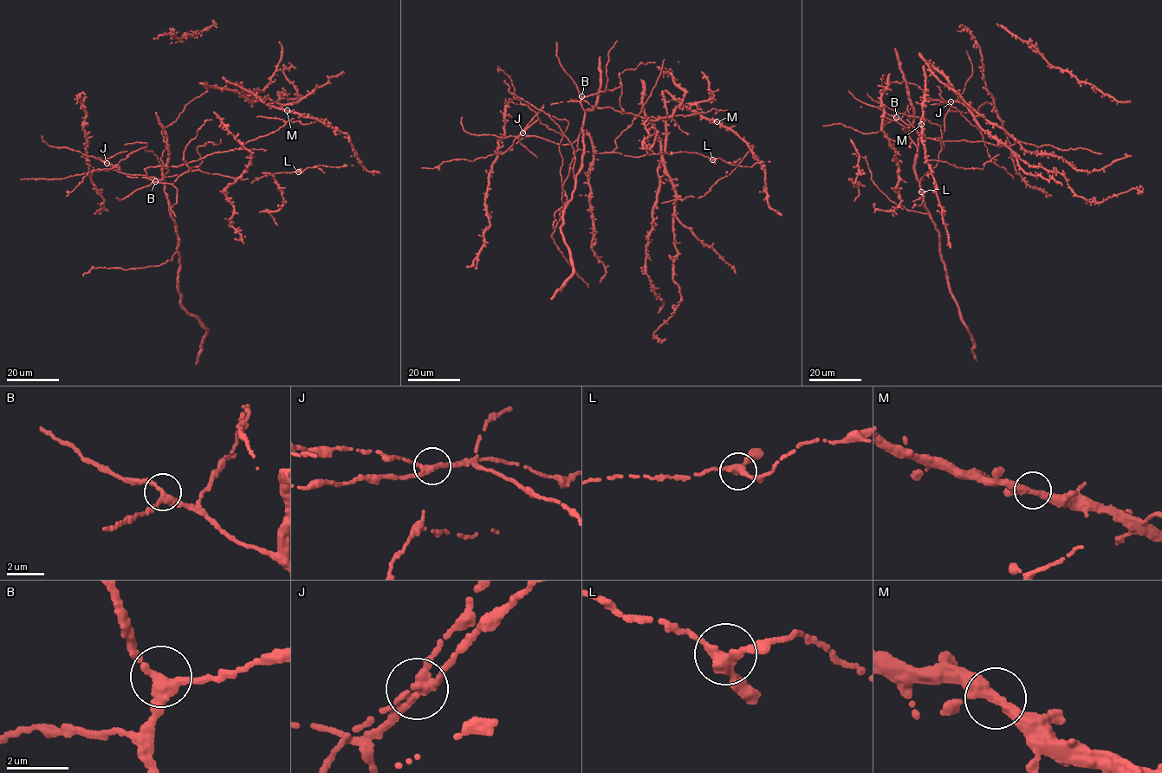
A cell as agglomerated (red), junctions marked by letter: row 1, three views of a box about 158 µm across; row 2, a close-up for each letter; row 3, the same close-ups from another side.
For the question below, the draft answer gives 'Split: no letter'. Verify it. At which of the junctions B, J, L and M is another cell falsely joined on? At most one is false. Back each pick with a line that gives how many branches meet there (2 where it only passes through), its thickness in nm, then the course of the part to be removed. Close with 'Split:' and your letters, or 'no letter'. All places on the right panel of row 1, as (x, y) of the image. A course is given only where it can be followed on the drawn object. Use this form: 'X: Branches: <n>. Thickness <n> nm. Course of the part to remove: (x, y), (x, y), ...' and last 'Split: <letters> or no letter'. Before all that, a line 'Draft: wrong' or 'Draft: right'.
Draft: wrong
J: Branches: 3. Thickness 280 nm. Course of the part to remove: (951, 101), (931, 99), (950, 103), (979, 129), (989, 159), (1013, 178)
Split: J

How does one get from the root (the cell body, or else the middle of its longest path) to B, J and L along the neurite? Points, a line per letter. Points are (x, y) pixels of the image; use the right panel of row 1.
B: (909, 121), (906, 120), (910, 117), (908, 105), (901, 119), (896, 117)
J: (909, 121), (908, 105), (901, 118), (921, 136), (983, 141), (979, 129), (956, 108), (931, 99), (951, 101)
L: (909, 121), (908, 105), (903, 121), (921, 136), (943, 140), (944, 146), (935, 167), (920, 178), (921, 191)

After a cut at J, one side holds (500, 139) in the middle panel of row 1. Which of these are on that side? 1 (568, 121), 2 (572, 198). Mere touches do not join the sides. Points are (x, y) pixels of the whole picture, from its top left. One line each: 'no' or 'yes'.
1: no
2: yes

